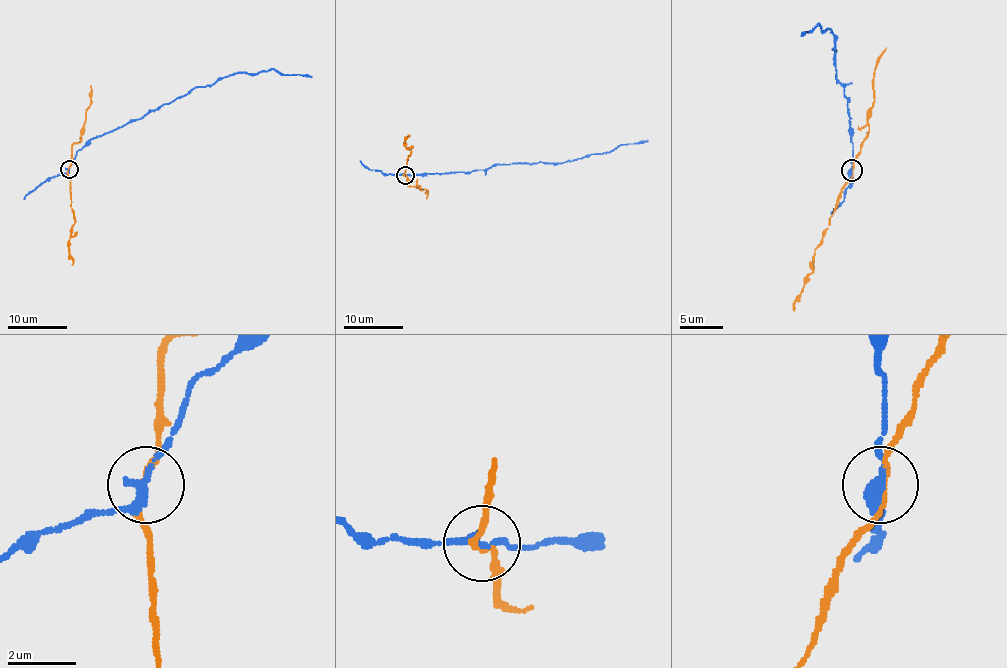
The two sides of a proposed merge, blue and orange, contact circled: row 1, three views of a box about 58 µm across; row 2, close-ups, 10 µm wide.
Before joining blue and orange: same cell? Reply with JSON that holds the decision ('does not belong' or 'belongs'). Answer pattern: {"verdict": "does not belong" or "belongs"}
{"verdict": "does not belong"}

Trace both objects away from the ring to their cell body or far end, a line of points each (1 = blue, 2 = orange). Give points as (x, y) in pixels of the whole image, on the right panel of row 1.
1: (851, 170), (849, 102), (844, 87), (836, 78), (834, 35), (829, 28), (820, 31), (818, 24), (801, 35)
2: (853, 170), (823, 241), (816, 248), (814, 270), (794, 302), (794, 311)

